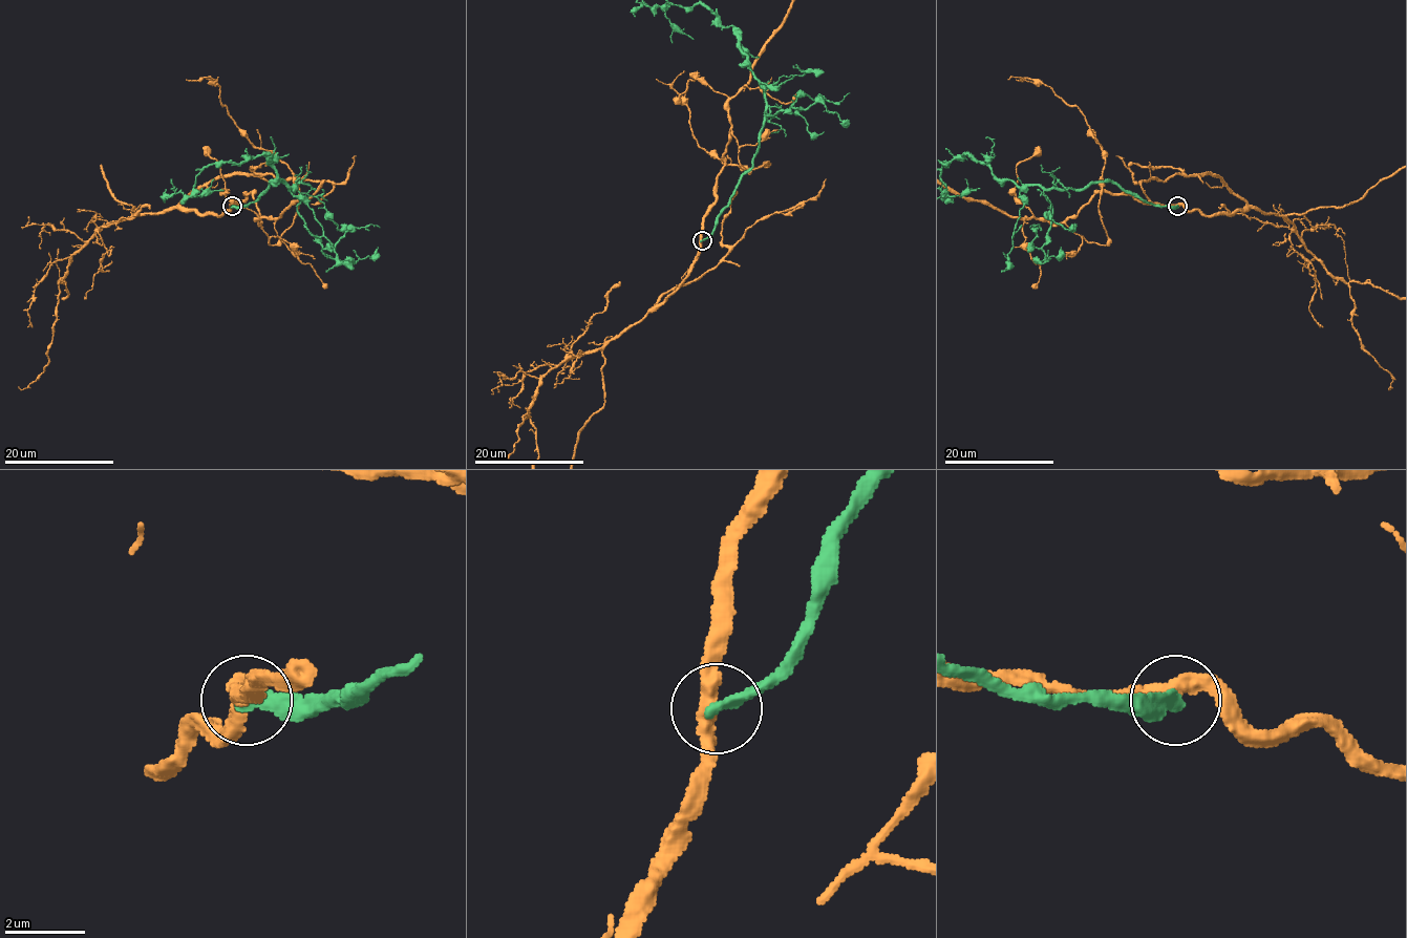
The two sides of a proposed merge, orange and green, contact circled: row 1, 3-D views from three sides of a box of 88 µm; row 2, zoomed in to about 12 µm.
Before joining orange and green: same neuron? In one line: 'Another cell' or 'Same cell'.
Another cell

